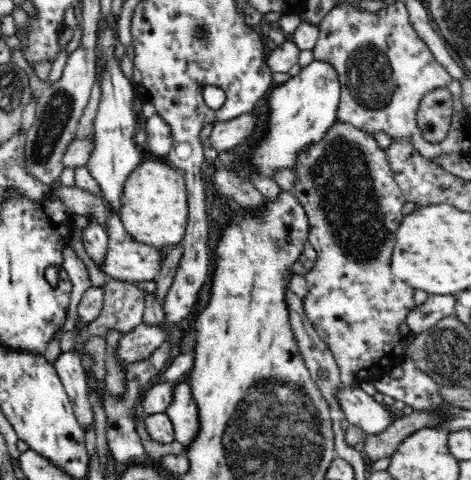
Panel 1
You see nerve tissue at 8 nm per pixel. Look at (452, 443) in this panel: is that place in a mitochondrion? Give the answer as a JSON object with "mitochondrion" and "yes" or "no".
{"mitochondrion":"no"}

